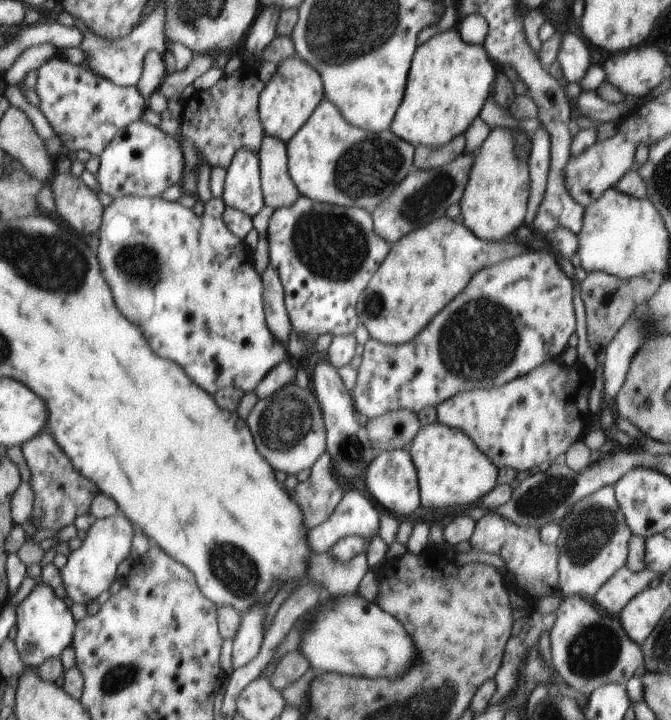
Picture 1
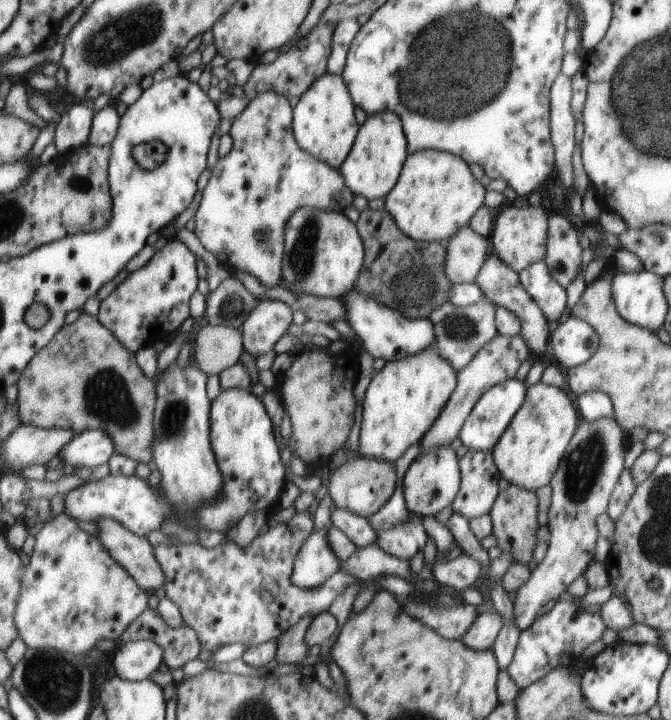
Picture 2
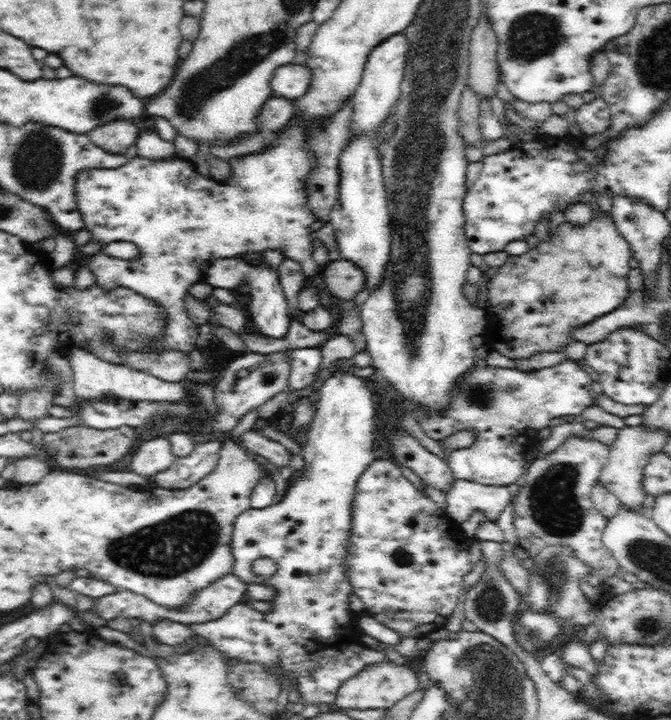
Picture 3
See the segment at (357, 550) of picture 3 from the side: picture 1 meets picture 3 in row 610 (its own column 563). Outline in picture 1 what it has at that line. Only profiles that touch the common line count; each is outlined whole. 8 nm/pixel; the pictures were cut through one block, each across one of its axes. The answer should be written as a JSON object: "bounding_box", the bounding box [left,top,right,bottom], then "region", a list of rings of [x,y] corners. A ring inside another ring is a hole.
{"bounding_box":[436,360,591,470],"region":[[[556,360],[537,366],[524,376],[511,380],[501,387],[474,389],[459,392],[441,402],[437,410],[436,422],[458,429],[469,436],[498,469],[513,468],[522,470],[542,469],[554,463],[560,454],[564,454],[572,444],[583,438],[590,426],[591,415],[586,400],[591,386],[583,368],[578,363],[571,367],[562,366]]]}

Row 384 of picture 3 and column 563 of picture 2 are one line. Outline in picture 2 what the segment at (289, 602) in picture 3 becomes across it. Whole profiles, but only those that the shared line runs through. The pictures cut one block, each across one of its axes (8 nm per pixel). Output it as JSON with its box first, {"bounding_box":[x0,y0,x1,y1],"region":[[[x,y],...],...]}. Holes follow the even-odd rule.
{"bounding_box":[549,315,599,369],"region":[[[571,315],[553,330],[549,342],[549,357],[561,368],[569,369],[594,356],[599,336],[585,320]]]}

